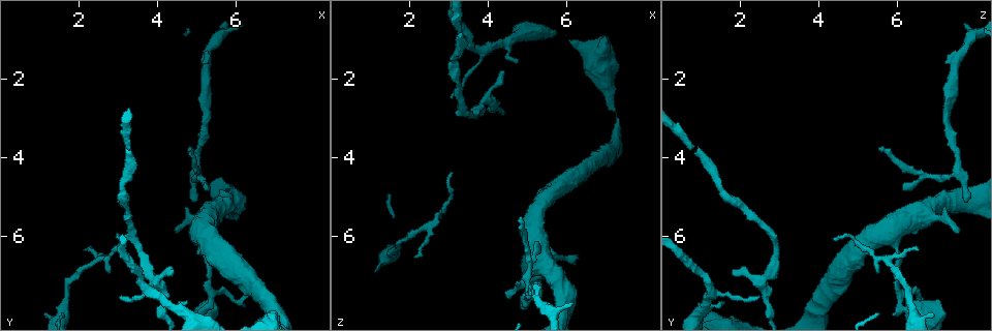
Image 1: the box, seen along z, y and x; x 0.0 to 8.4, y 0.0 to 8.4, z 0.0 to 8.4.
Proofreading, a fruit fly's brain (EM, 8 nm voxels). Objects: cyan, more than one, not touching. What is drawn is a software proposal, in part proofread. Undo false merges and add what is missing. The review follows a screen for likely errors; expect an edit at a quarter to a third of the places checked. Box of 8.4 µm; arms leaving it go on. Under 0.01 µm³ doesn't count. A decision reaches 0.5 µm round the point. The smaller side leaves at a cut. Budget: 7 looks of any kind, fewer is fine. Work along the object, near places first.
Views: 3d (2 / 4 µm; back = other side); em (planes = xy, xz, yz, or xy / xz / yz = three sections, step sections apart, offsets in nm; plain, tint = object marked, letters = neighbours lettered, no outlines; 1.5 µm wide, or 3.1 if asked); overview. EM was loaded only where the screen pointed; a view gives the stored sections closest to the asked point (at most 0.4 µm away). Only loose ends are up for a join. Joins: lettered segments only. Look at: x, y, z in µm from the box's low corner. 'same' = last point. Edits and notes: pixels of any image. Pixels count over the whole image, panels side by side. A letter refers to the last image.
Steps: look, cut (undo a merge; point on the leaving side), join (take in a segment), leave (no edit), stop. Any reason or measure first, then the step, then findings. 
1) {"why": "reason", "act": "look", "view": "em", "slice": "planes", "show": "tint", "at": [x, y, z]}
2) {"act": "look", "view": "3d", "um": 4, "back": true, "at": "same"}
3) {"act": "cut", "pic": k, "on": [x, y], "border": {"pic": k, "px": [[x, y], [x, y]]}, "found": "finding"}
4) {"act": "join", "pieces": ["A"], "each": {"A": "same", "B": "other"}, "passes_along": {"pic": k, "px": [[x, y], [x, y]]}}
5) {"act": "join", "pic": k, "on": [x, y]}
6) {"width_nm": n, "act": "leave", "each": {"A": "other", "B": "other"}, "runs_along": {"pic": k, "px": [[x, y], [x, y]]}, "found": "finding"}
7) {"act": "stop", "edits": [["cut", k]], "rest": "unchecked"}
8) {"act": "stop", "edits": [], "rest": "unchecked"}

{"why": "tapers out", "act": "look", "view": "3d", "um": 2, "at": [3.10, 6.10, 4.45]}

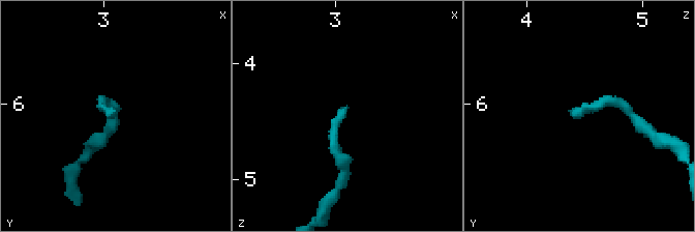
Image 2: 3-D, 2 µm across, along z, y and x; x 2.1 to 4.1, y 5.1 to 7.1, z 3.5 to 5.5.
{"act": "look", "view": "em", "slice": "planes", "show": "tint", "at": [3.10, 6.08, 4.38]}

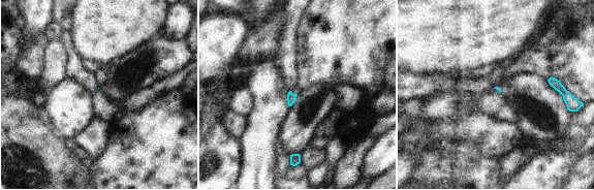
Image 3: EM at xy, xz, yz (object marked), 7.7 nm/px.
{"act": "look", "view": "em", "slice": "planes", "show": "letters", "at": "same"}

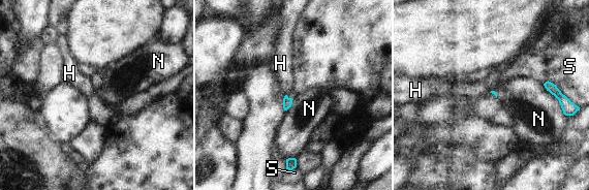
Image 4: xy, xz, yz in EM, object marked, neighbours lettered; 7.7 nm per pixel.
{"longest_contact_nm": ["N", 260], "act": "leave", "each": {"H": "other", "N": "other", "S": "other"}, "border": {"pic": 4, "px": [[543, 85], [558, 100], [562, 111]]}, "found": "none of them fits"}

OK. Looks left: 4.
{"why": "sudden change in width", "act": "look", "view": "em", "slice": "planes", "show": "letters", "at": [5.35, 7.50, 6.10]}

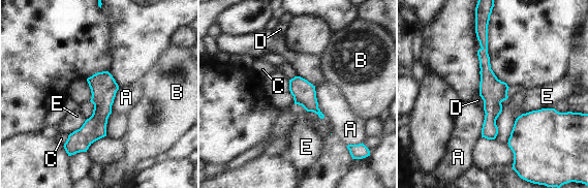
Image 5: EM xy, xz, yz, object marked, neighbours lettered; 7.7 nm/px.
{"act": "leave", "each": {"A": "other", "B": "other", "C": "other", "D": "other", "E": "other"}, "runs_along": {"pic": 5, "px": [[485, 32], [492, 136]]}, "found": "continuous, no second neuron"}

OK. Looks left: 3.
{"why": "free end", "act": "look", "view": "em", "slice": "yz", "step": 4, "show": "letters", "at": [6.20, 0.65, 7.70]}

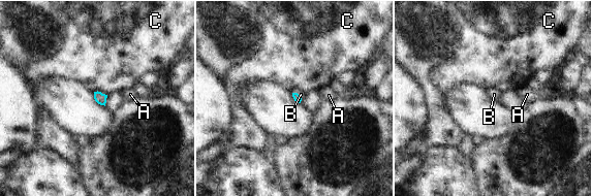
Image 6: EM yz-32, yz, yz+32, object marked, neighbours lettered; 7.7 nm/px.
{"act": "look", "view": "em", "slice": "planes", "show": "letters", "at": "same"}

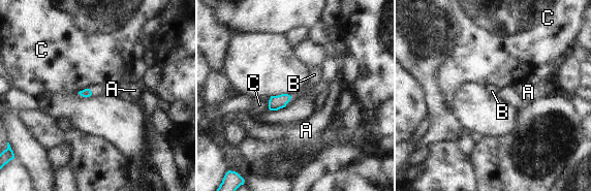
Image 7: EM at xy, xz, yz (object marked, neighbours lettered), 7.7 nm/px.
{"act": "join", "pieces": ["B"], "each": {"A": "other", "B": "same", "C": "other"}, "passes_along": {"pic": 7, "px": [[276, 102], [290, 98], [314, 76]]}, "found": "the neuron continues"}

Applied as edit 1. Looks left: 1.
{"act": "stop", "edits": [["join", 7]], "rest": "unchecked"}

